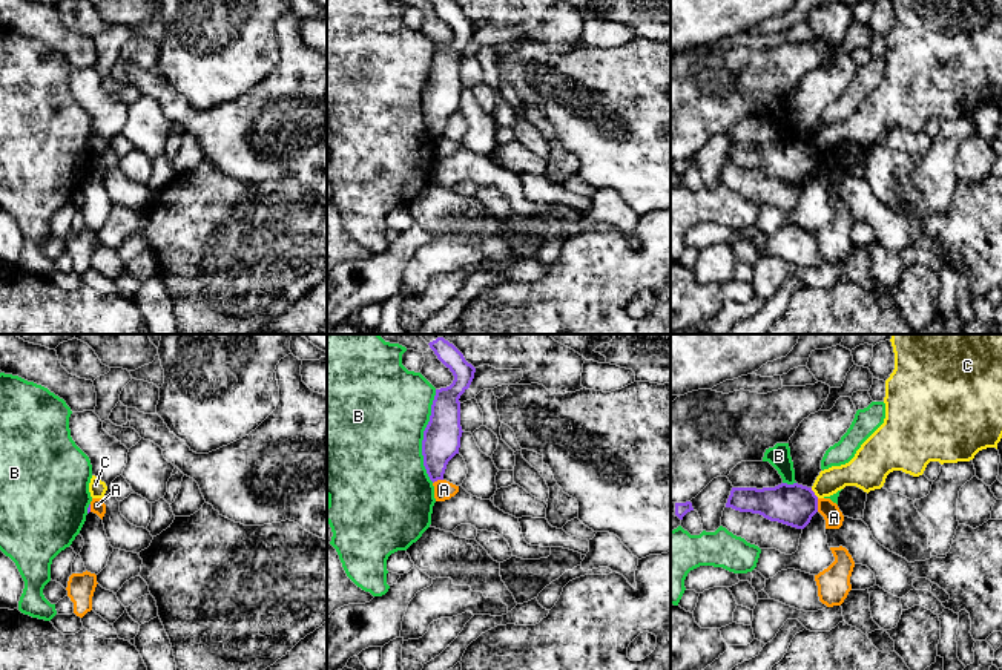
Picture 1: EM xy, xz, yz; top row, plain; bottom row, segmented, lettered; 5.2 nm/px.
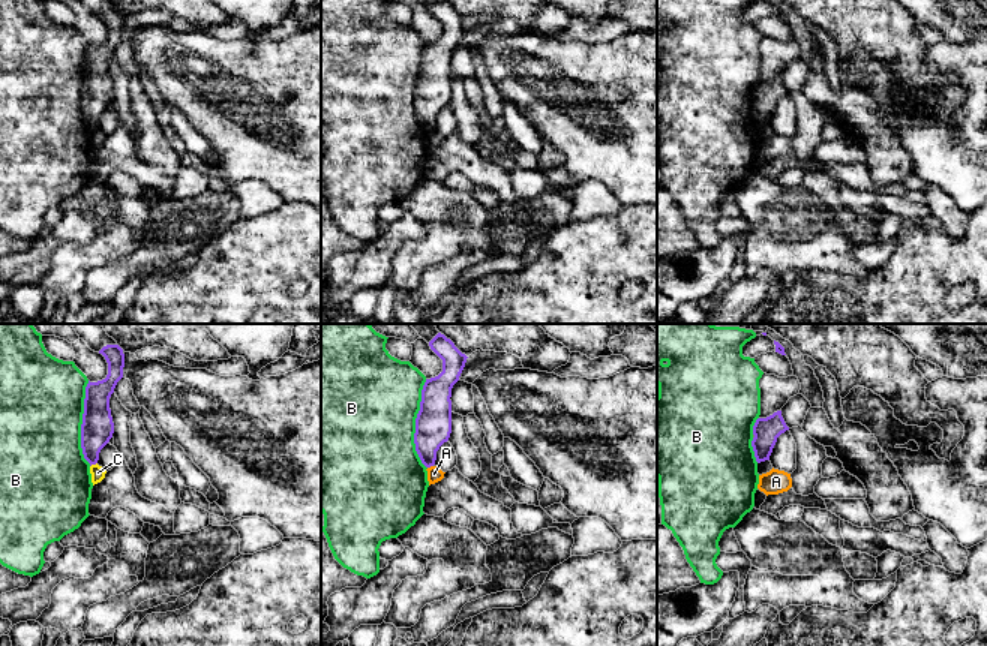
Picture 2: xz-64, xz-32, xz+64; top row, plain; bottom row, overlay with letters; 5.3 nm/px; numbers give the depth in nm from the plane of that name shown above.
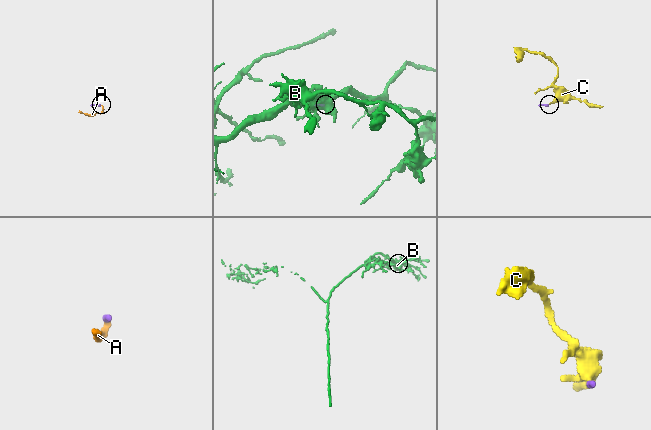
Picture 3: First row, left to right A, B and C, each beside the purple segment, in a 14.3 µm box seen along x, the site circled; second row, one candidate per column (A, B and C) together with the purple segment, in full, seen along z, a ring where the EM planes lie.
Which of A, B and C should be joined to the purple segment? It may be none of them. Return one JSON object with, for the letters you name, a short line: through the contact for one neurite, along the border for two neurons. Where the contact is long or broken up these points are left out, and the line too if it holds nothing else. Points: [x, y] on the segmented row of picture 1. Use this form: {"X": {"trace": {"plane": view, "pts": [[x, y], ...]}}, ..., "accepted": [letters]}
{"accepted": []}

